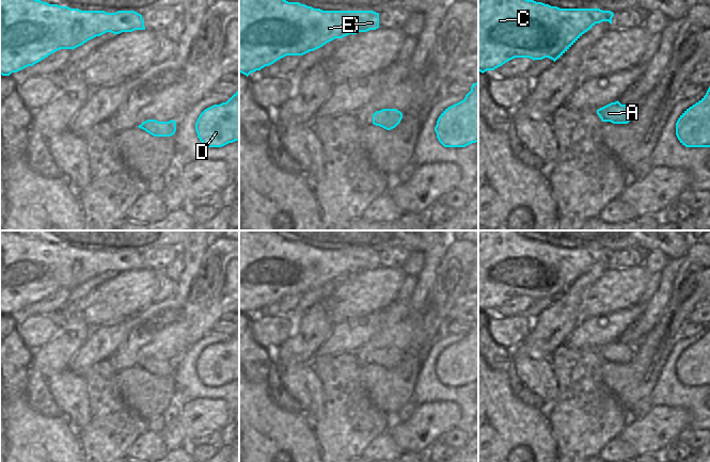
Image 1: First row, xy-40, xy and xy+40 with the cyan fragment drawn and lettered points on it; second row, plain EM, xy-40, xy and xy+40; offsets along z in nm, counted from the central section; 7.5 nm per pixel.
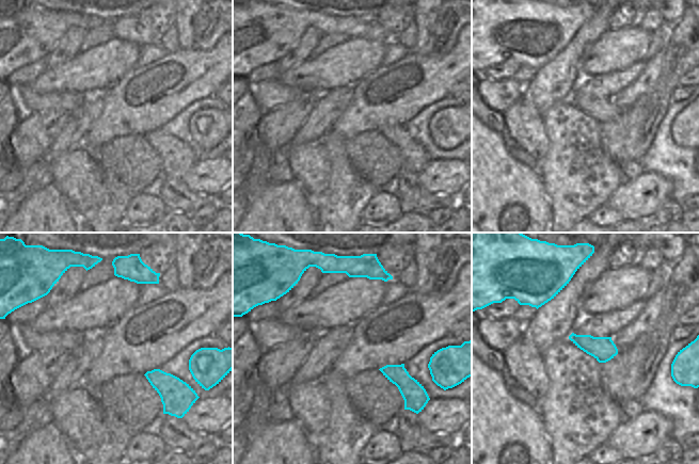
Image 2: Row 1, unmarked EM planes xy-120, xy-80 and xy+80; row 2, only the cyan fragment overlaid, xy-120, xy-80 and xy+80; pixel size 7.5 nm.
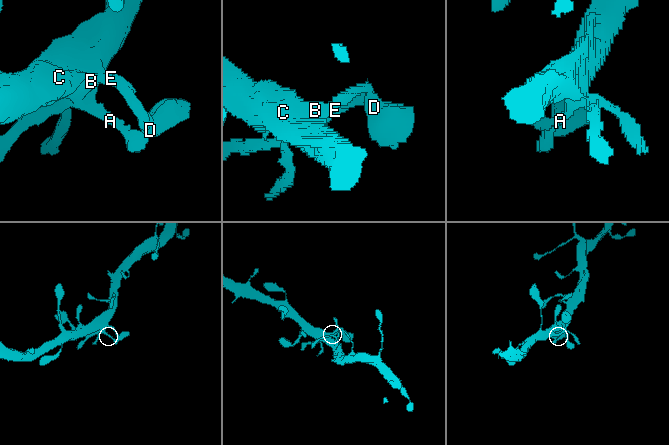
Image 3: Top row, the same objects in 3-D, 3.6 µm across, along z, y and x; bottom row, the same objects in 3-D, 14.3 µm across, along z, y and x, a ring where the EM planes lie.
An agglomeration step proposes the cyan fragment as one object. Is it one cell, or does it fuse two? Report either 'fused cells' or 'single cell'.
single cell

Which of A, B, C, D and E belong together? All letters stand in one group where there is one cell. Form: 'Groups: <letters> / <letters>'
Groups: A B C D E

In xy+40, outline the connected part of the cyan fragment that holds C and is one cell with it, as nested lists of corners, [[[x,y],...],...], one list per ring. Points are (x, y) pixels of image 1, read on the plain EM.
[[[478,230],[478,310],[494,309],[506,301],[515,297],[530,297],[532,299],[542,299],[549,297],[554,301],[561,297],[585,271],[590,269],[596,262],[609,260],[612,264],[614,252],[611,250],[602,250],[600,248],[559,248],[551,245],[542,241],[527,239],[515,230]]]

